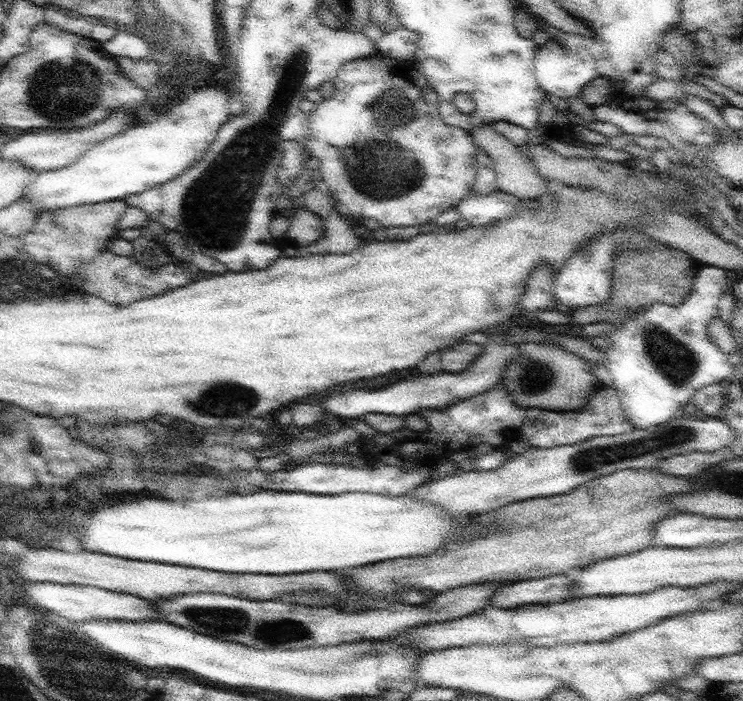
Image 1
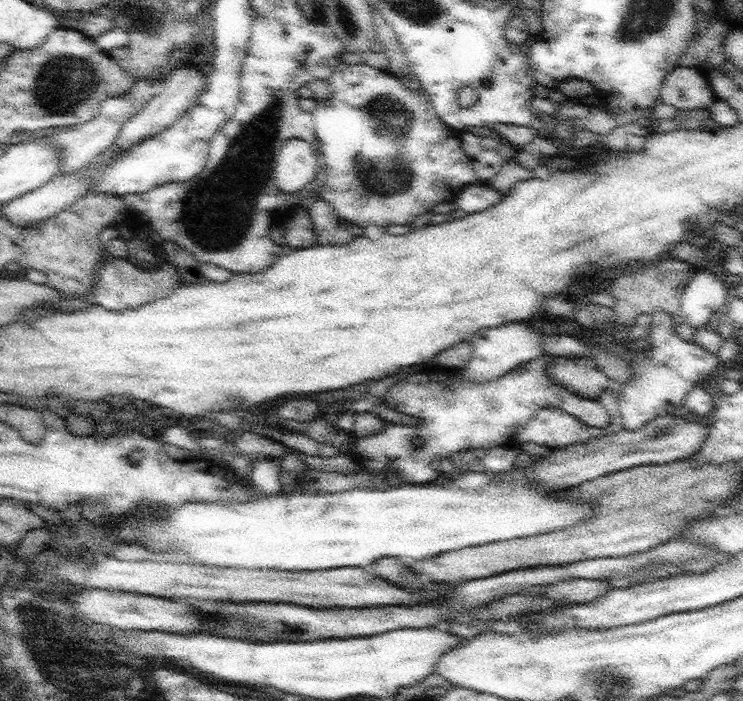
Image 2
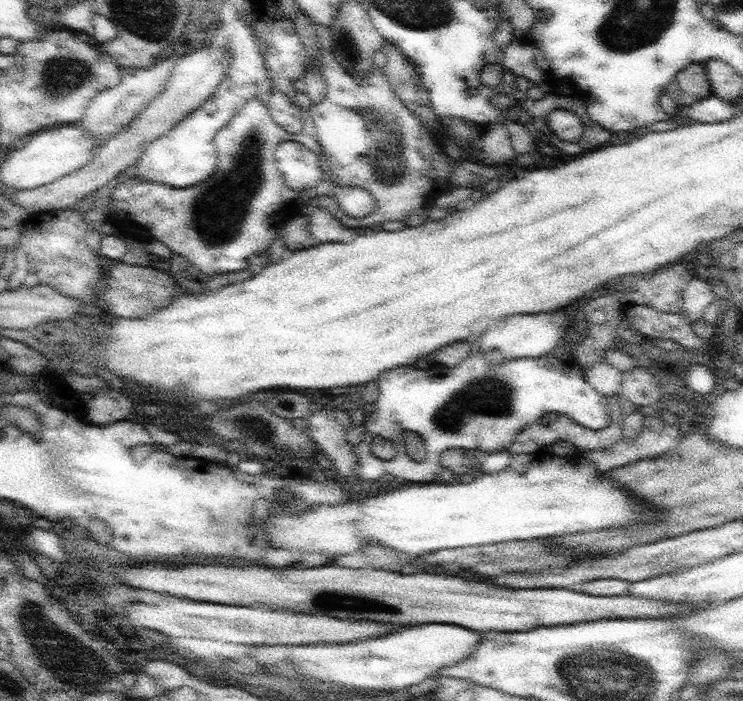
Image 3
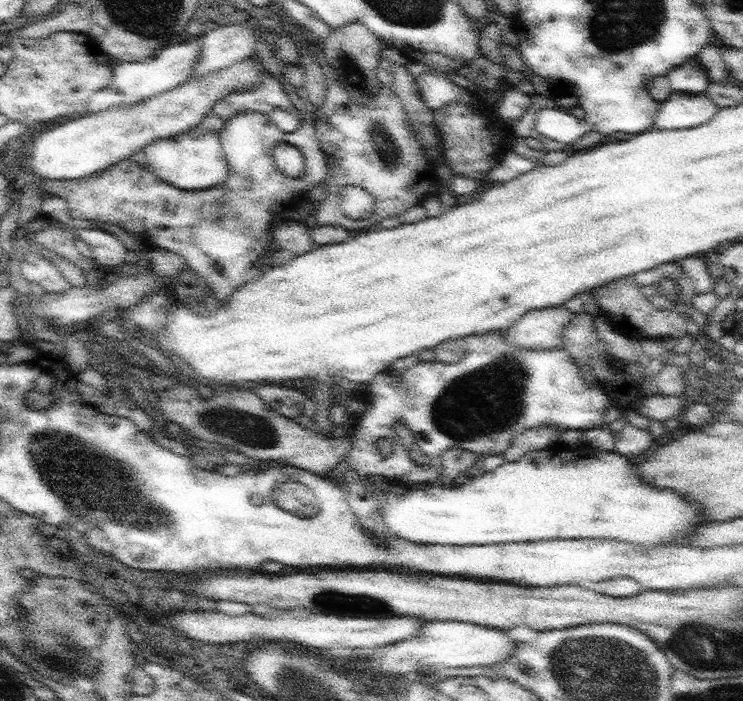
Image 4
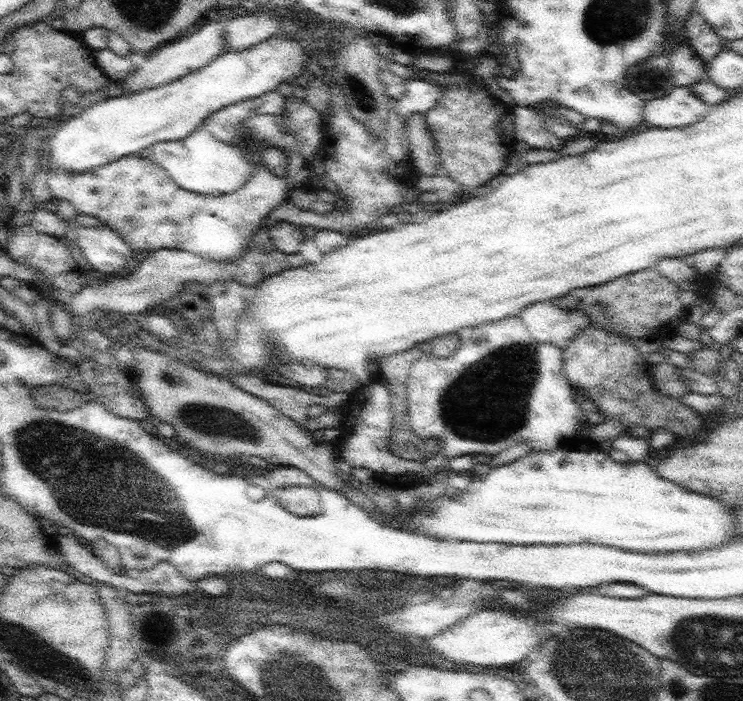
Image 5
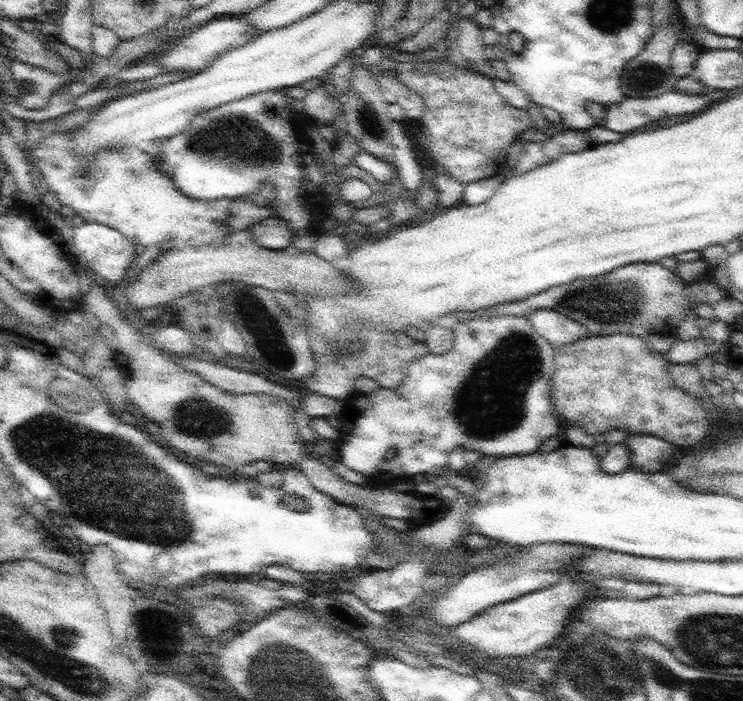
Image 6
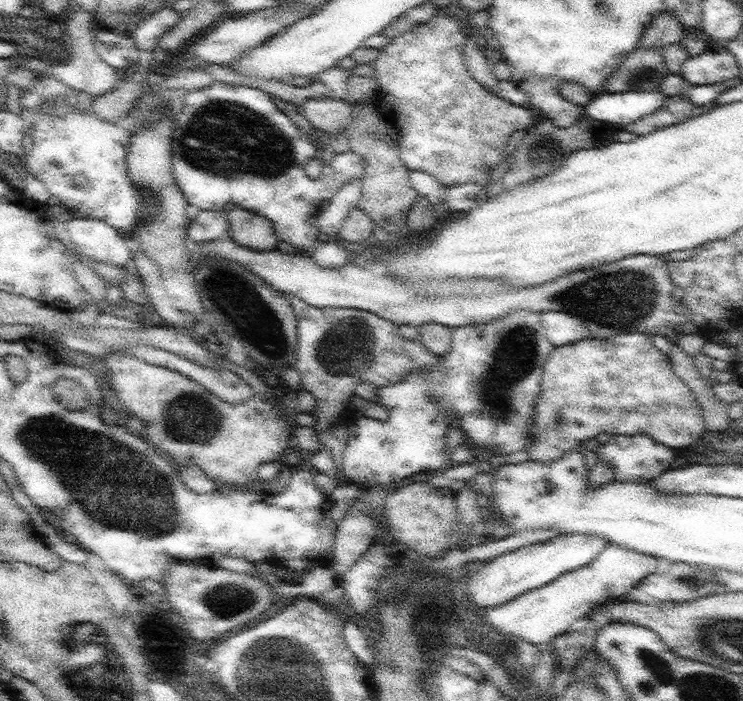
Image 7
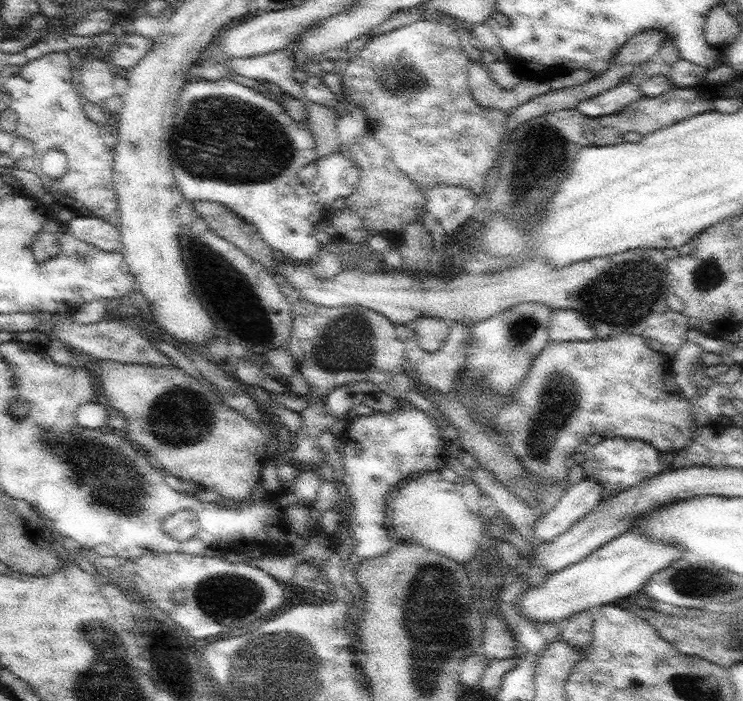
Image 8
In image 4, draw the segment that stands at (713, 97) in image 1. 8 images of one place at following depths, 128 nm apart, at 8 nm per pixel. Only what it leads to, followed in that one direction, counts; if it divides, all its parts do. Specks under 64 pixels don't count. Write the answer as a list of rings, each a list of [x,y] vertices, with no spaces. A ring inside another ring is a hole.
[[[696,57],[690,58],[682,66],[672,69],[667,77],[674,92],[689,92],[692,94],[705,92],[711,81],[706,69],[700,65]]]

